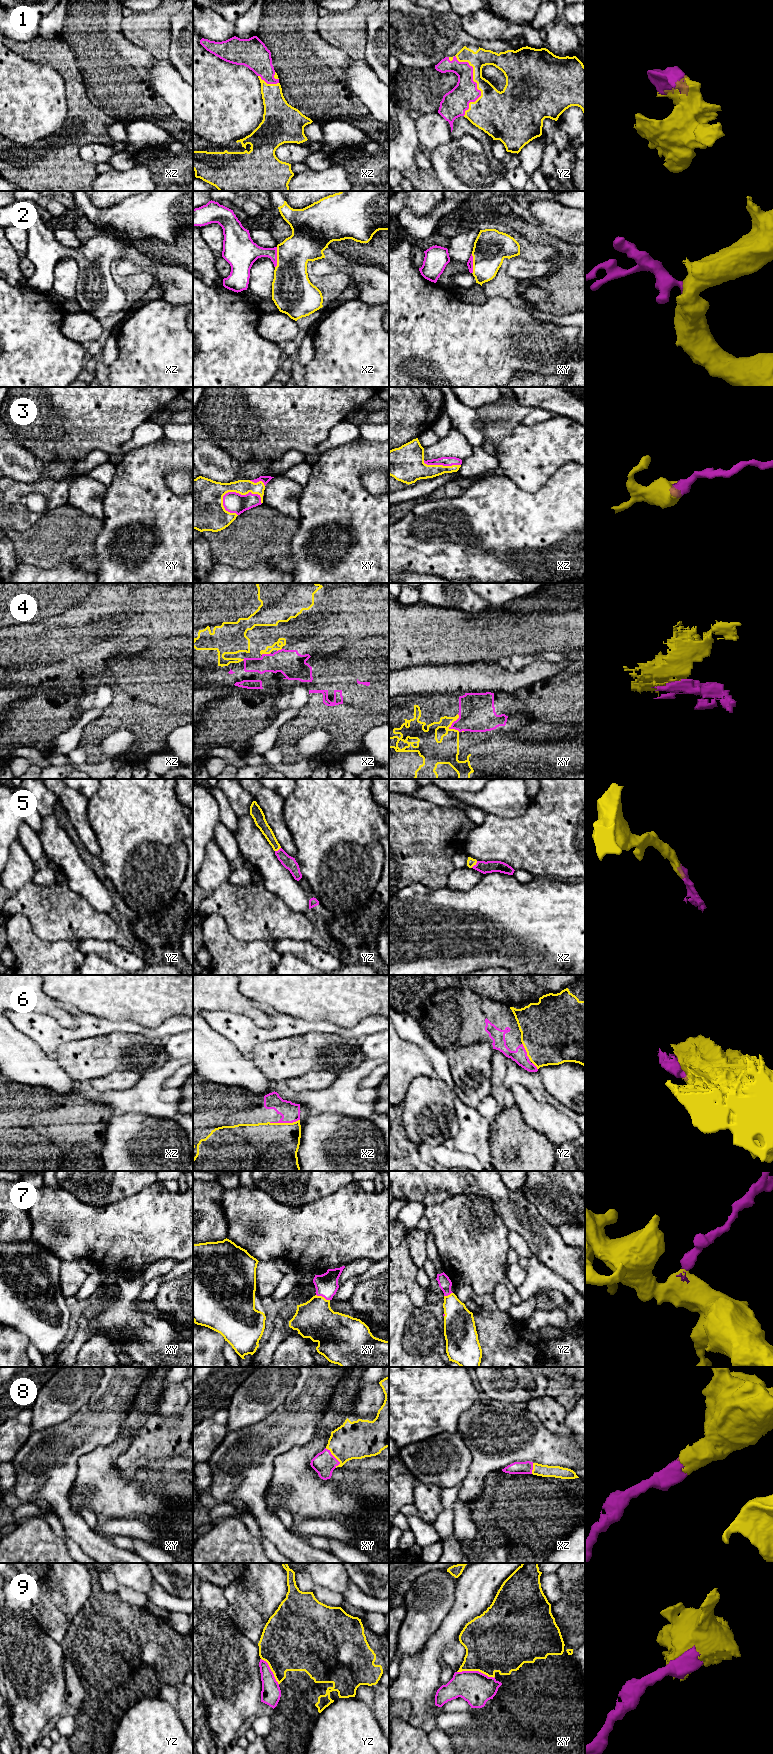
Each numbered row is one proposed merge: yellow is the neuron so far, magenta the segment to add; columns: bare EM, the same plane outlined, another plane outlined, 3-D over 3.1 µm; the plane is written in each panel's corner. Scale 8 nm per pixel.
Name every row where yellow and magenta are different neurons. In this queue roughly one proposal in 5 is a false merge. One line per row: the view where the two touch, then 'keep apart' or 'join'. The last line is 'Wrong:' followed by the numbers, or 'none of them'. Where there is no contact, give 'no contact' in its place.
1: yz | join
2: xz | join
3: xy | join
4: xy | join
5: xz | join
6: xz | join
7: xy | join
8: xy | join
9: xy | keep apart
Wrong: 9

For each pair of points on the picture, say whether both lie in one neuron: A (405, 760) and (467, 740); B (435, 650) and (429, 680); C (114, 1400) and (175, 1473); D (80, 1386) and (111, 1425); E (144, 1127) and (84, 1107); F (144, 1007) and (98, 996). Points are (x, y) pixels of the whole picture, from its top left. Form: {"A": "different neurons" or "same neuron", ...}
{"A": "same neuron", "B": "different neurons", "C": "different neurons", "D": "different neurons", "E": "different neurons", "F": "same neuron"}

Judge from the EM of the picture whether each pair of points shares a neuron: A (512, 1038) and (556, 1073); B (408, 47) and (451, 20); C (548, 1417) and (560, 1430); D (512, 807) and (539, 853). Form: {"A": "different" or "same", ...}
{"A": "different", "B": "same", "C": "same", "D": "different"}

